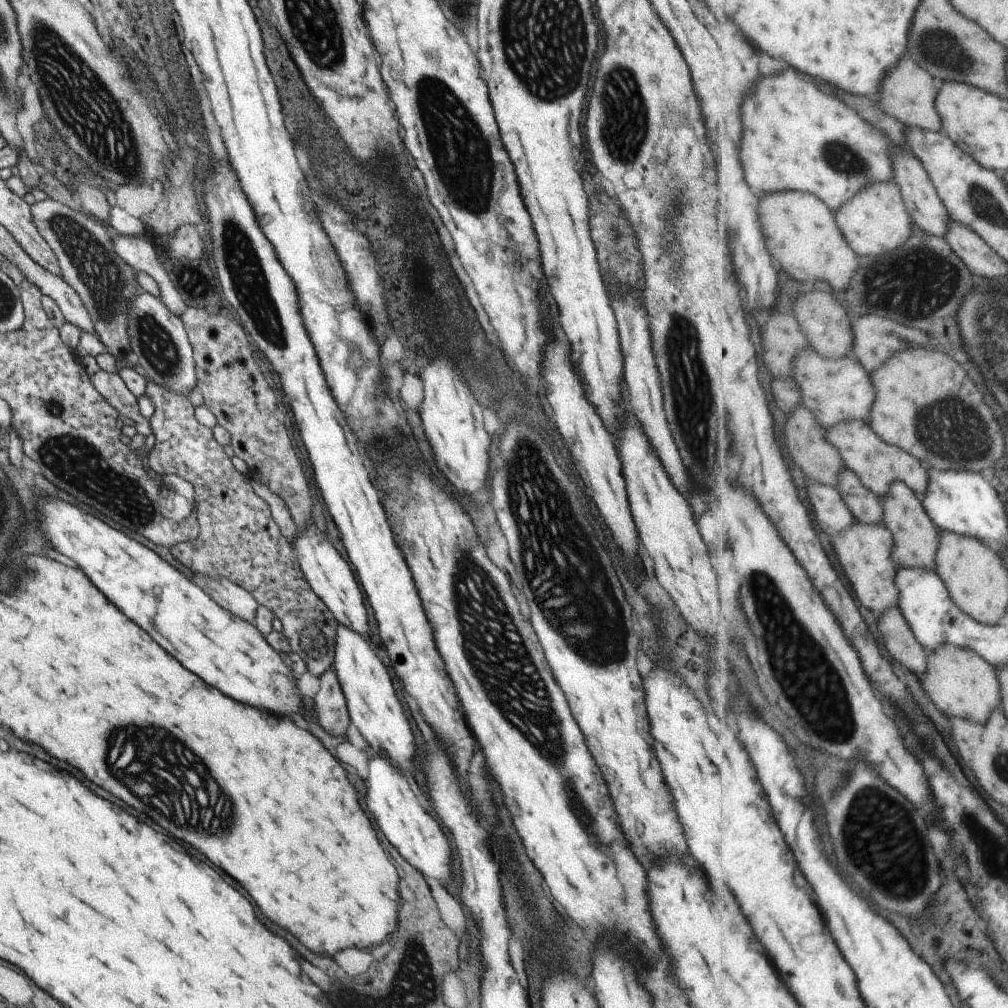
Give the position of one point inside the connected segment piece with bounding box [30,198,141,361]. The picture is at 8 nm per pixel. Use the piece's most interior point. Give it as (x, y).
(105, 284)

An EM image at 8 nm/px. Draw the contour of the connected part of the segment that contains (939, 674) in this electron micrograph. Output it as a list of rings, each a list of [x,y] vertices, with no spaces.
[[[957,645],[927,648],[927,670],[919,675],[922,687],[943,713],[976,723],[986,723],[992,710],[1001,708],[1002,690],[996,668],[977,650]]]

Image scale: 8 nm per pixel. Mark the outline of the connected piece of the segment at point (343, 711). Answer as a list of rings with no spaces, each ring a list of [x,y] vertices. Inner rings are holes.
[[[329,668],[319,676],[319,686],[314,697],[312,714],[320,727],[331,736],[345,735],[349,726],[346,702],[334,670]]]

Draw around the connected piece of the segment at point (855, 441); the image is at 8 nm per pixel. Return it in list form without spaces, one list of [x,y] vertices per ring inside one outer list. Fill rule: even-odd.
[[[847,419],[826,430],[826,440],[837,447],[845,466],[855,471],[864,485],[878,496],[885,496],[893,481],[908,484],[919,496],[926,493],[929,475],[927,466],[900,446],[885,442],[869,422],[861,419]]]

